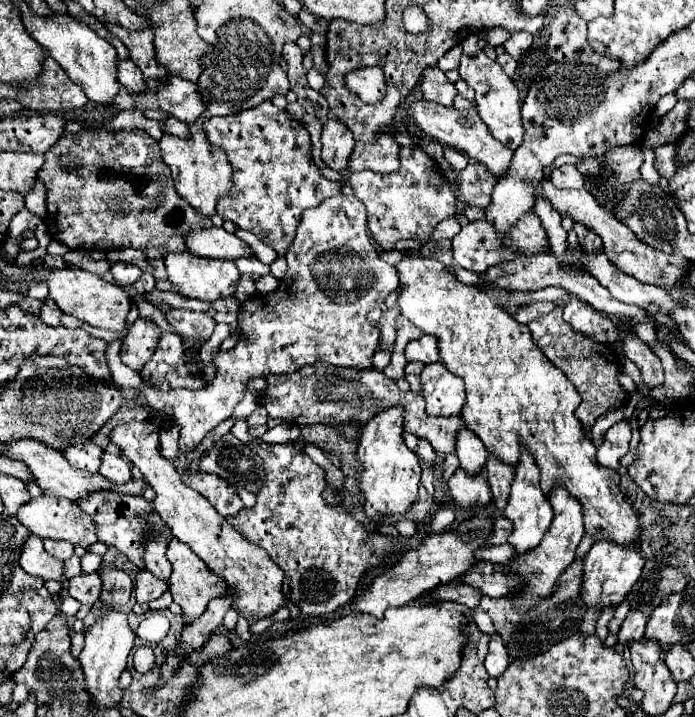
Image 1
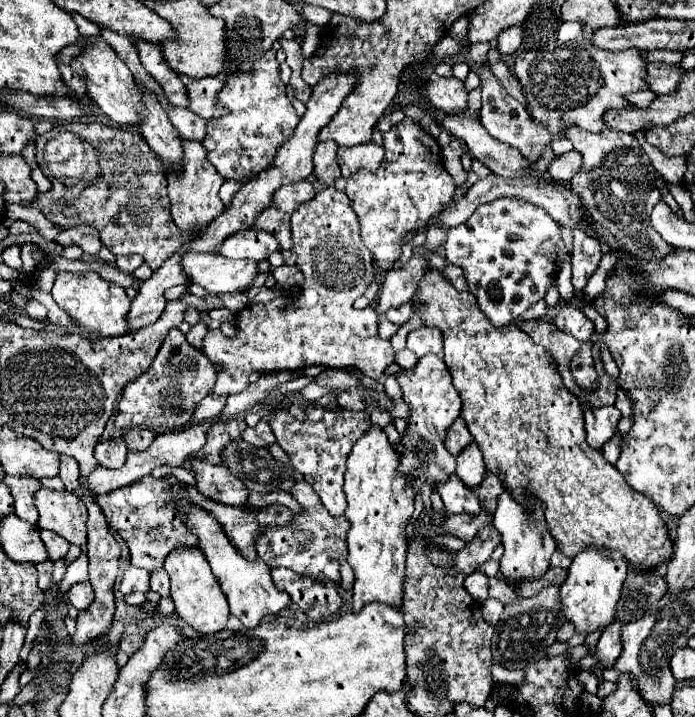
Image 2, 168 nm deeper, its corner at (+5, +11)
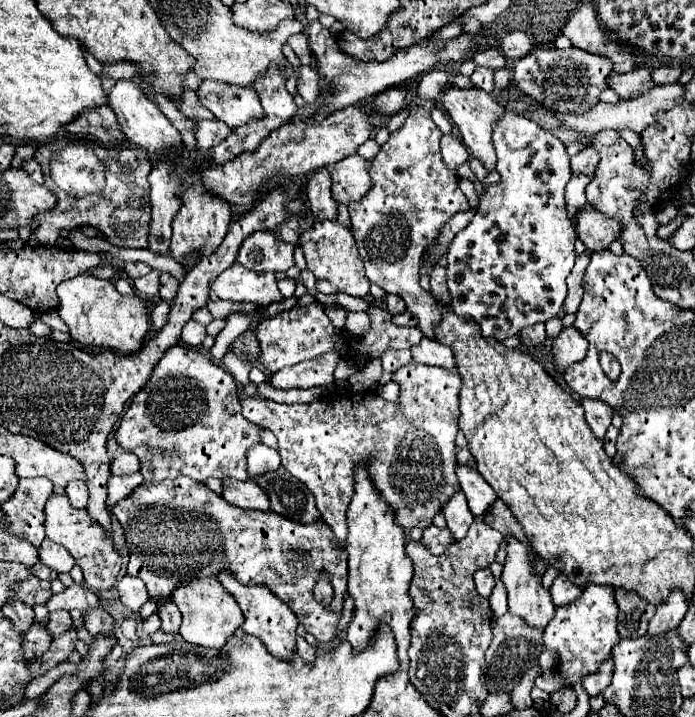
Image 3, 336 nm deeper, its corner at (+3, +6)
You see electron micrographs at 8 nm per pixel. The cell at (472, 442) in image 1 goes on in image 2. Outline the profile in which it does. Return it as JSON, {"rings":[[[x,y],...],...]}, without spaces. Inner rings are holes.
{"rings":[[[469,444],[459,456],[457,456],[457,476],[459,480],[475,490],[477,484],[481,484],[481,480],[485,478],[485,462],[483,462],[483,456],[481,456],[481,450],[477,448],[477,444]]]}

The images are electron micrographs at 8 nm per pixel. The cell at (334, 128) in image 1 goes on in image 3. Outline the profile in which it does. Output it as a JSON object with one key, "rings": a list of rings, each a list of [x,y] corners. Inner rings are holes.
{"rings":[[[327,167],[315,169],[315,173],[311,173],[305,185],[305,195],[309,201],[309,209],[317,219],[337,217],[337,201],[331,195],[331,177]]]}

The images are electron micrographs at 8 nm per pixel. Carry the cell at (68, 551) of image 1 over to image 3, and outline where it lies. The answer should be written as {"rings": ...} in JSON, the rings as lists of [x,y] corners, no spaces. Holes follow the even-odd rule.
{"rings":[[[45,539],[39,547],[39,561],[51,569],[55,569],[57,573],[69,573],[71,567],[75,565],[73,557],[67,553],[67,549],[63,549],[63,545],[53,543],[51,539]]]}

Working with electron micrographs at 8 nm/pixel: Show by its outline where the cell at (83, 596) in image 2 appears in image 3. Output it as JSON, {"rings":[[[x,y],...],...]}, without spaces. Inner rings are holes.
{"rings":[[[93,607],[93,609],[87,609],[85,611],[85,627],[91,635],[99,635],[99,633],[105,633],[105,631],[111,631],[113,629],[113,617],[105,611],[105,609],[99,609],[99,607]]]}

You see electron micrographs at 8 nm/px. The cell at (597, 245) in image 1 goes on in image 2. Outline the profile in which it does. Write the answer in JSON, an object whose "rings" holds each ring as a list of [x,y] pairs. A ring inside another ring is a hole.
{"rings":[[[573,230],[573,250],[571,250],[571,266],[573,266],[573,288],[581,292],[587,286],[587,280],[597,270],[601,260],[601,244],[589,238],[583,230]]]}

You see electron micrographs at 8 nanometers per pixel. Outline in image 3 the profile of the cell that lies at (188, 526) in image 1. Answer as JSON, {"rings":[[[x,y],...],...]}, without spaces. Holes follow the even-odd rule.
{"rings":[[[223,569],[217,575],[217,579],[239,603],[243,617],[245,617],[245,623],[241,625],[243,631],[259,637],[275,657],[291,659],[291,653],[295,651],[295,631],[297,631],[299,621],[297,621],[295,613],[289,609],[289,605],[283,605],[283,601],[277,595],[273,595],[265,585],[243,585],[243,583],[235,581],[235,577],[227,569]]]}

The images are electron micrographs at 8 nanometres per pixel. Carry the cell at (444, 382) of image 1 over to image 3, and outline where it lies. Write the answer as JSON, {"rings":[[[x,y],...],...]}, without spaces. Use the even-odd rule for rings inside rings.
{"rings":[[[411,361],[409,365],[393,373],[393,381],[399,383],[401,387],[399,409],[391,407],[391,402],[369,391],[365,393],[337,391],[309,405],[283,405],[269,399],[257,399],[257,397],[249,397],[241,401],[243,405],[241,415],[247,421],[275,433],[275,437],[279,439],[281,465],[309,487],[309,491],[315,495],[321,519],[333,529],[339,541],[345,541],[347,537],[345,511],[353,495],[353,471],[363,461],[367,461],[371,479],[381,491],[383,499],[395,511],[395,523],[403,525],[403,529],[431,525],[431,519],[435,517],[437,511],[441,511],[441,505],[445,505],[447,499],[451,499],[451,495],[459,491],[459,481],[455,475],[455,469],[457,469],[455,435],[459,431],[457,419],[459,419],[461,377],[437,365],[423,365],[423,363]]]}

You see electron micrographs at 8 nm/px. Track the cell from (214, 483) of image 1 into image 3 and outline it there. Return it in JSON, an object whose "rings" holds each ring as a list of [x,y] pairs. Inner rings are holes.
{"rings":[[[225,477],[223,479],[223,493],[221,493],[221,497],[227,503],[231,503],[235,507],[241,507],[241,509],[259,509],[259,511],[267,511],[269,509],[267,495],[251,479],[237,481],[237,479]]]}

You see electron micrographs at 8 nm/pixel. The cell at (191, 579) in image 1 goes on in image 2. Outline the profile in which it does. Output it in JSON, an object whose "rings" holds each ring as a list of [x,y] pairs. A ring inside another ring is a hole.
{"rings":[[[197,548],[175,550],[167,556],[165,570],[171,578],[171,600],[175,604],[175,612],[179,614],[179,618],[189,626],[193,626],[199,634],[215,634],[223,630],[229,620],[229,604],[205,556]]]}

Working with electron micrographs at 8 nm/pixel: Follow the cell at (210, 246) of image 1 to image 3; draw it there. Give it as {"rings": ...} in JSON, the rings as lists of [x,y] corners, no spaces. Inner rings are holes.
{"rings":[[[269,231],[251,233],[237,251],[237,261],[251,271],[287,271],[295,265],[293,245],[279,241]]]}

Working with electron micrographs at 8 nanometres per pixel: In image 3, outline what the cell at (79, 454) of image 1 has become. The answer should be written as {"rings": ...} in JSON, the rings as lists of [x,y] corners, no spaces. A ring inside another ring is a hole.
{"rings":[[[71,481],[67,487],[65,487],[65,493],[71,501],[73,507],[79,507],[83,509],[87,505],[87,487],[83,481]]]}

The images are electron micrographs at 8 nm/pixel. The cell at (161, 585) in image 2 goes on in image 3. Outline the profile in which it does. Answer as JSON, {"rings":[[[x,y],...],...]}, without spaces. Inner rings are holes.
{"rings":[[[163,599],[157,605],[157,615],[161,617],[161,629],[169,631],[169,633],[177,633],[179,625],[181,625],[181,613],[177,609],[177,605],[171,599]]]}

